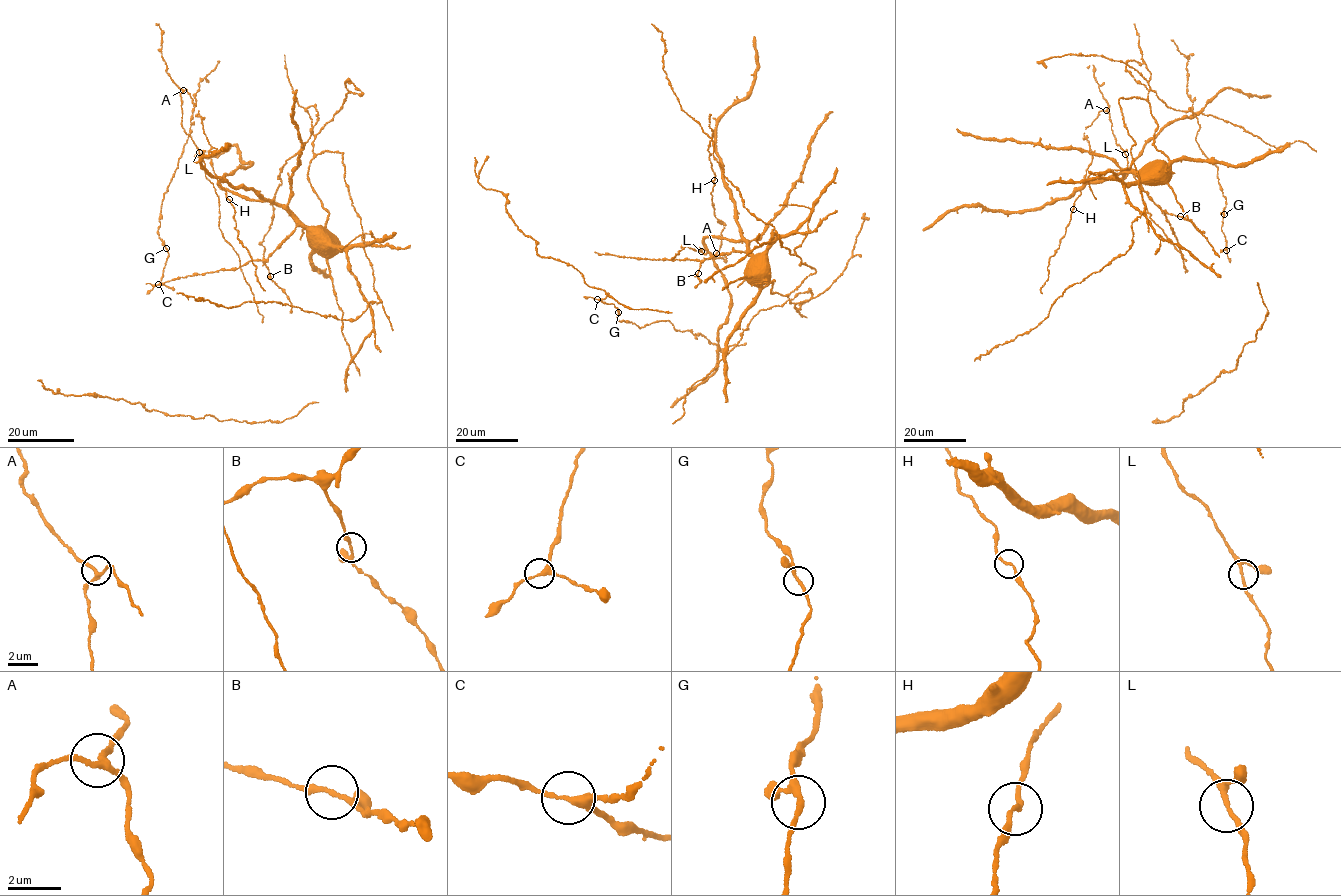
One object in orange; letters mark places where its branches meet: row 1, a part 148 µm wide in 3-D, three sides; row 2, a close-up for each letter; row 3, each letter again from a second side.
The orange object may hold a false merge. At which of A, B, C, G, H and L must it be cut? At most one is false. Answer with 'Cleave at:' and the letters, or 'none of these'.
Cleave at: none of these

